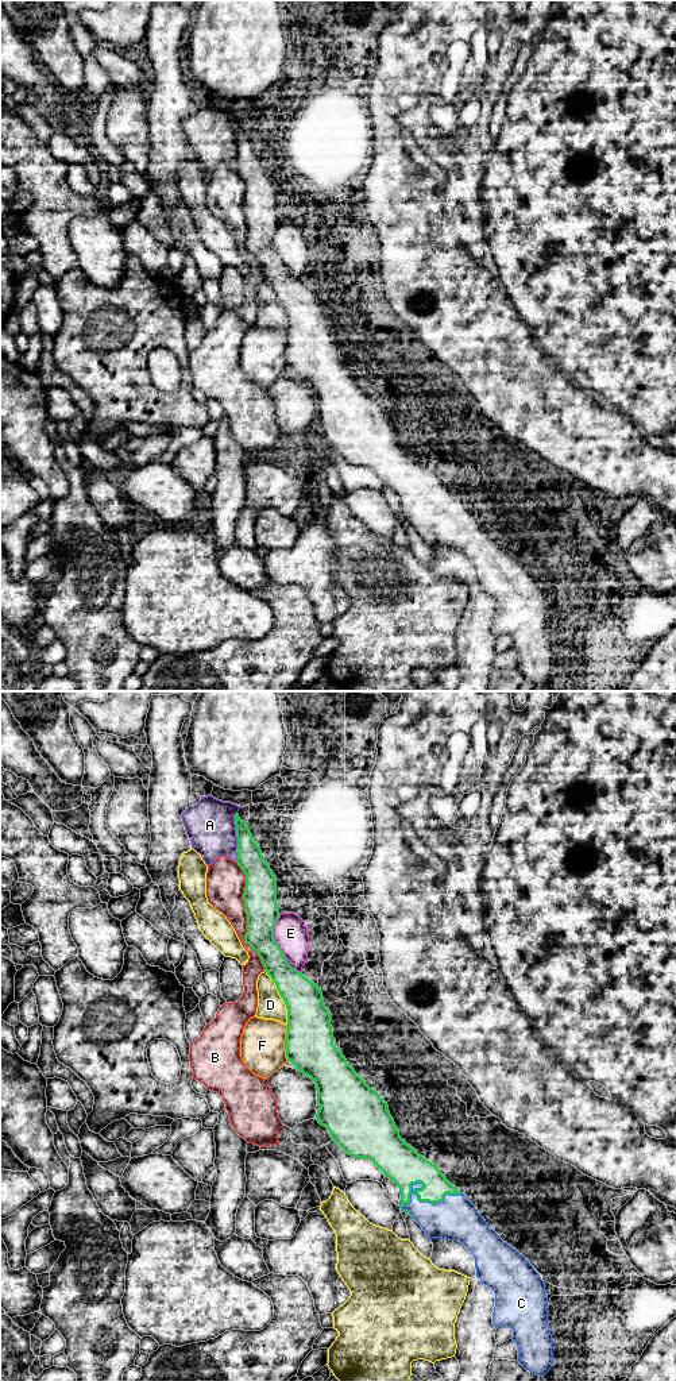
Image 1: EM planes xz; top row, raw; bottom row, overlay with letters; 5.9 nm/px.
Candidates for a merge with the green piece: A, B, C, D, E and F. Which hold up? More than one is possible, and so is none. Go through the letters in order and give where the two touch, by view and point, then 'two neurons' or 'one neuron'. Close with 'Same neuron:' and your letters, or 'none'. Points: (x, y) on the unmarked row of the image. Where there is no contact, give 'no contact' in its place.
A: xz (236, 145) | two neurons
B: xz (247, 224) | two neurons
C: xz (427, 509) | one neuron
D: xz (281, 305) | two neurons
E: xz (278, 254) | two neurons
F: xz (285, 351) | two neurons
Same neuron: C

